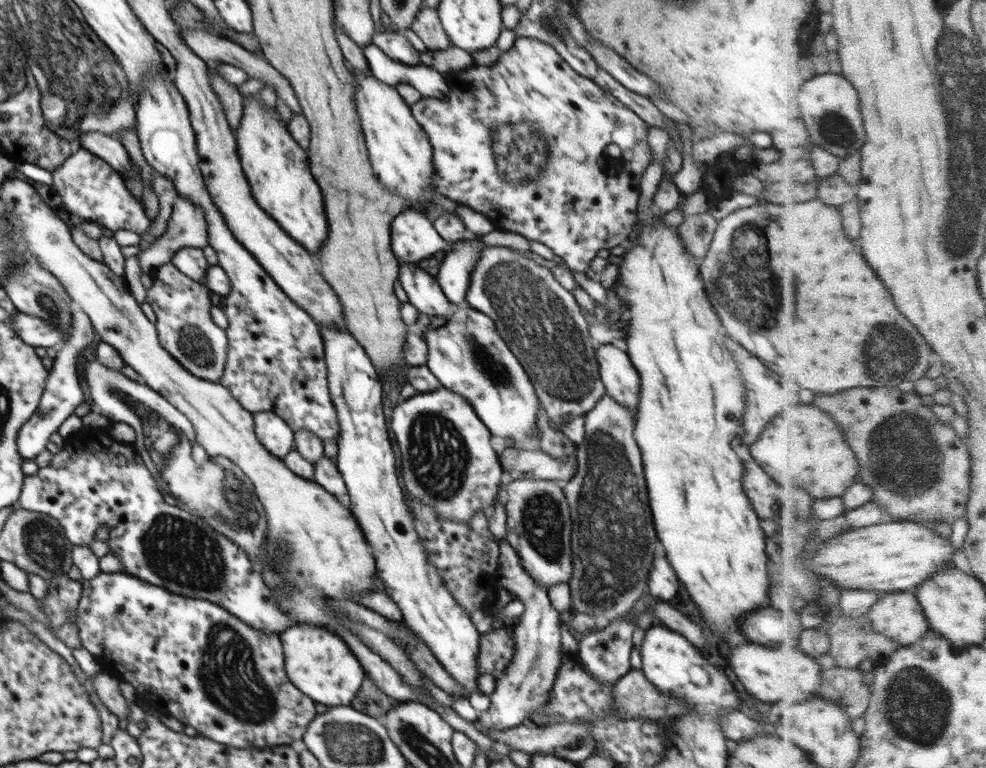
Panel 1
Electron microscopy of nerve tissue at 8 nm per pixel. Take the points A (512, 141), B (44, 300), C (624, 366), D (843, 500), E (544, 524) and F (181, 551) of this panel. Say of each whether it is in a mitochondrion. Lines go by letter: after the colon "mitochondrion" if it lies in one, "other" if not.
A: mitochondrion
B: mitochondrion
C: other
D: other
E: mitochondrion
F: mitochondrion

